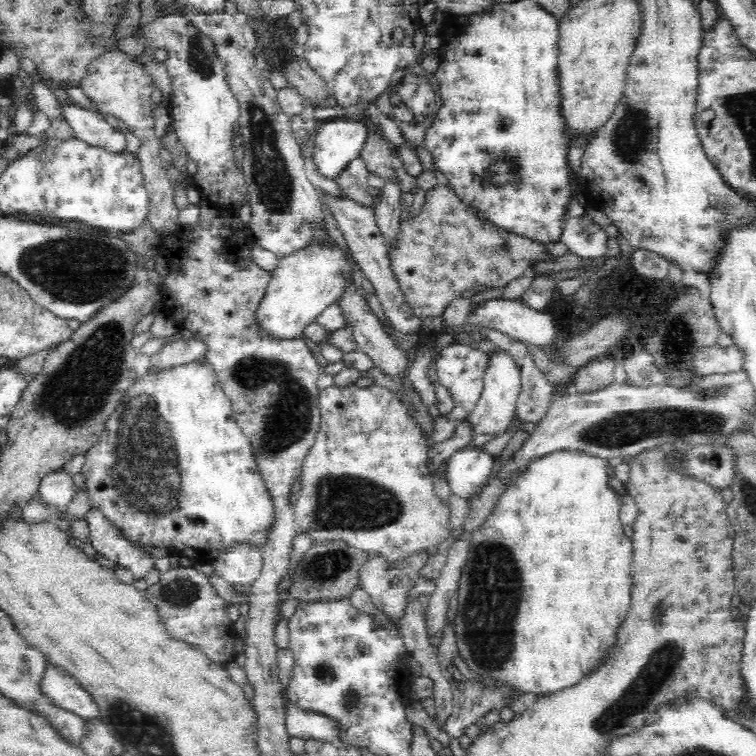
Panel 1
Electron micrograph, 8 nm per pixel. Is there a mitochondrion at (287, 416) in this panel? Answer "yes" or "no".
yes

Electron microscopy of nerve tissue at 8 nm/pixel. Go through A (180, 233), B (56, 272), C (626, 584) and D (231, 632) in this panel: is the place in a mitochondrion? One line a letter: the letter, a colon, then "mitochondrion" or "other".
A: other
B: mitochondrion
C: other
D: other

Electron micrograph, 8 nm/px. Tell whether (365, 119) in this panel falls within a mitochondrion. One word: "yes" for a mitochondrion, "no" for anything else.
no

